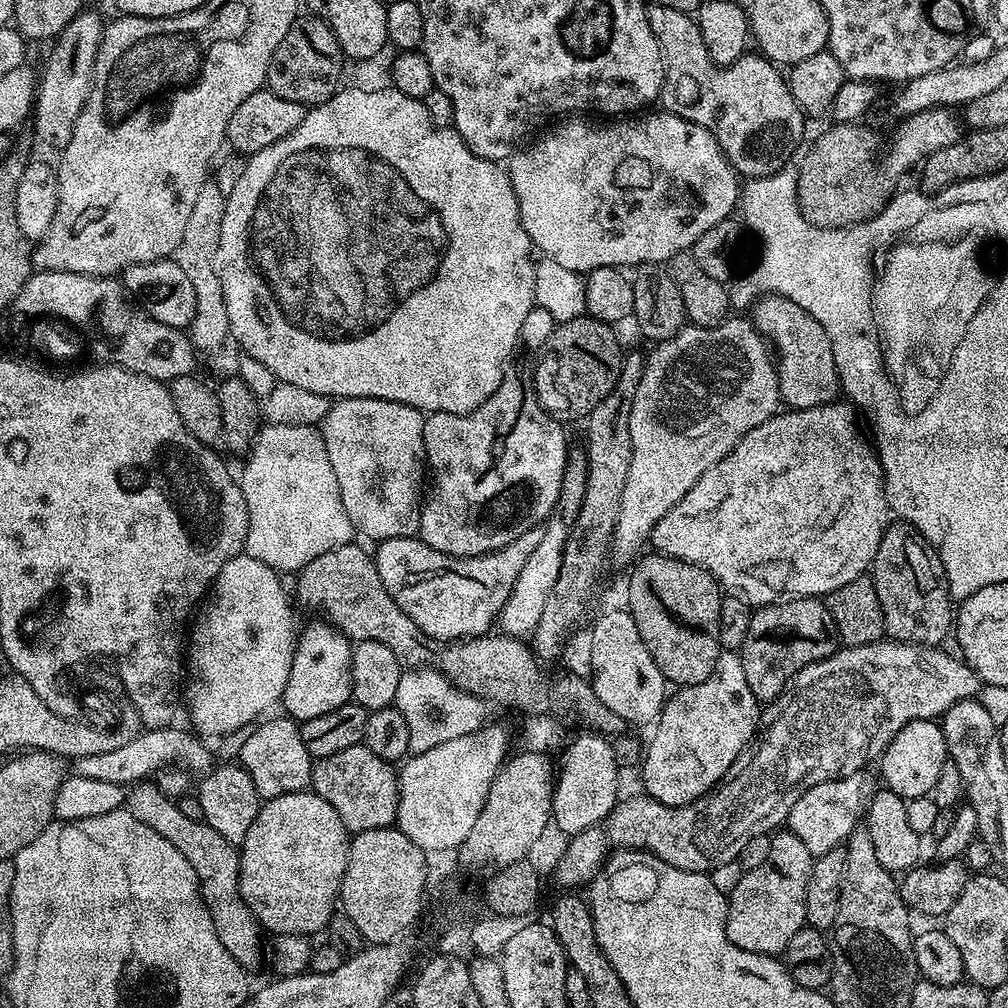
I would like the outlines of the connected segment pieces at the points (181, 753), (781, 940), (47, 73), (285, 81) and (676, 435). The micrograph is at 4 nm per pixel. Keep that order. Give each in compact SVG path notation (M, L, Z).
M176 727L150 728L141 731L140 735L130 742L126 742L126 746L118 746L118 750L110 750L110 754L90 754L86 758L78 758L74 762L75 775L82 778L98 778L101 782L135 786L155 777L156 773L169 766L179 766L192 774L207 773L214 764L207 746L204 745L207 743L199 735L191 731L183 732Z
M777 831L770 839L770 858L766 858L762 866L747 869L741 875L738 886L727 893L726 938L734 942L734 946L754 954L774 957L783 954L790 946L790 938L806 927L806 886L810 882L813 859L810 850L806 850L806 846L793 832Z
M87 10L77 12L76 17L55 37L56 49L49 54L44 64L44 73L39 73L34 99L36 136L42 143L56 150L63 150L70 142L78 114L92 88L96 51L105 27L105 21L100 21L98 13Z
M300 14L290 30L286 30L286 38L278 42L278 50L274 50L274 58L268 67L266 88L278 94L278 98L290 98L290 102L305 106L325 104L341 87L340 71L344 64L344 51L338 46L338 38L334 38L330 26L316 16Z
M735 316L713 328L685 326L669 340L659 341L652 353L647 353L642 378L634 390L634 406L630 406L632 457L630 474L626 474L626 490L622 490L622 502L612 530L610 556L613 561L631 565L641 551L639 548L651 537L656 523L687 494L690 486L694 486L710 466L722 462L754 426L762 426L762 422L781 411L773 349L751 319Z

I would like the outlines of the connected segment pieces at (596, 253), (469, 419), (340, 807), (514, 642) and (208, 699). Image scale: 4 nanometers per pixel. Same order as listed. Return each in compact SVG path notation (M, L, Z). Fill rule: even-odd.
M663 110L651 112L637 115L635 118L612 118L607 121L609 124L591 124L588 121L591 119L588 118L564 118L553 123L547 129L549 132L545 136L537 135L535 139L528 142L533 142L533 144L525 143L523 146L517 147L516 151L508 157L506 171L514 194L518 198L520 221L526 234L532 240L533 249L541 257L566 266L566 270L574 270L581 274L593 272L595 268L628 266L624 264L660 266L671 260L674 254L689 251L692 244L698 242L698 238L702 238L702 234L706 234L706 230L710 230L710 226L718 226L718 222L729 219L737 211L742 184L738 179L738 174L729 164L728 159L724 157L724 151L718 146L716 137L712 135L711 131L686 118L676 116L673 112Z
M508 374L508 375L505 375L505 378L504 378L504 381L503 381L503 382L502 382L502 383L500 383L500 386L499 386L499 388L498 388L498 390L494 390L494 394L490 394L490 398L486 398L486 402L482 402L482 406L478 406L478 407L477 407L477 408L475 408L475 409L474 409L474 411L473 411L473 412L470 412L470 413L468 413L468 415L466 415L466 416L455 416L455 415L454 415L454 414L446 414L446 413L445 413L445 412L434 412L434 413L431 413L431 414L428 414L428 415L425 415L425 418L424 418L424 458L425 458L425 461L426 461L426 468L427 468L427 471L428 471L428 472L429 472L429 473L430 473L430 483L429 483L429 484L428 484L428 485L427 485L427 488L426 488L426 495L425 495L425 496L424 496L424 497L423 497L423 500L422 500L422 503L421 503L421 505L420 505L420 530L419 530L419 533L418 533L418 536L419 536L419 539L422 539L422 540L424 540L424 541L425 541L425 542L426 542L426 546L430 546L430 547L431 547L431 548L433 548L433 549L434 549L434 550L438 550L438 551L439 551L439 552L441 552L441 553L442 553L442 554L446 554L446 555L447 555L447 556L484 556L484 555L485 555L485 554L487 554L487 553L488 553L488 552L496 552L496 551L498 551L498 550L499 550L499 548L501 548L501 547L502 547L502 546L506 546L506 545L507 545L507 544L509 544L509 543L510 543L510 542L514 542L514 538L518 538L518 534L526 534L526 530L530 530L530 529L531 529L531 528L536 528L536 527L539 527L539 526L540 526L540 525L543 525L543 524L544 524L544 523L545 523L545 521L547 521L547 518L548 518L548 515L549 515L549 514L550 514L550 513L552 513L552 511L553 511L553 510L554 510L554 506L555 506L555 505L556 505L556 503L557 503L557 502L558 502L558 498L559 498L559 497L560 497L560 491L561 491L561 490L562 490L562 478L563 478L563 477L564 477L564 470L565 470L565 468L567 468L567 466L568 466L568 458L569 458L569 455L570 455L570 447L569 447L569 448L568 448L568 440L567 440L567 438L566 438L566 437L564 437L564 428L565 428L565 425L564 425L564 424L563 424L563 423L561 423L561 421L558 421L558 420L555 420L555 419L554 419L554 417L553 417L553 416L549 416L549 415L548 415L548 413L547 413L547 412L545 412L545 410L544 410L544 407L542 407L542 406L541 406L541 405L540 405L540 400L539 400L539 399L538 399L538 397L537 397L537 396L536 396L536 390L535 390L535 387L533 387L533 385L532 385L532 384L531 384L531 383L529 383L529 381L528 381L528 380L527 380L527 379L525 379L525 377L524 377L524 376L523 376L523 375L520 375L520 374L518 374L518 375L514 375L514 376L512 376L512 375L513 375L513 374ZM518 386L520 386L520 404L518 404L518 412L516 412L516 416L514 416L514 420L512 420L512 424L510 424L510 426L508 426L508 428L506 428L506 430L500 430L500 432L496 432L496 442L494 442L494 440L490 440L490 456L488 456L488 464L486 464L486 470L482 470L482 472L480 472L480 476L478 476L478 478L476 478L476 488L474 488L474 484L472 484L472 478L470 478L470 458L466 458L466 456L470 456L470 450L474 450L474 428L488 428L488 416L494 416L494 414L496 414L496 412L498 412L498 404L500 404L500 402L502 402L502 404L506 404L506 398L510 398L510 400L508 400L508 402L512 402L512 404L516 404L516 390L518 390Z
M363 743L316 760L312 766L310 788L317 796L330 802L330 806L334 806L338 818L342 818L342 826L346 826L349 833L390 828L396 823L400 797L397 769L389 761L378 758L378 754L365 748Z
M353 542L351 544L343 544L342 546L338 546L334 550L326 550L326 554L318 554L318 558L314 558L314 562L310 562L306 565L305 568L300 569L298 575L295 577L296 580L296 596L295 599L298 601L300 599L300 604L304 608L309 608L312 612L321 612L323 619L327 621L329 625L336 628L337 631L341 632L343 636L347 636L349 641L355 642L357 640L373 640L374 642L382 642L382 646L390 646L390 650L394 650L394 654L398 659L400 659L401 665L405 669L409 668L422 668L428 665L431 667L437 668L440 673L445 675L448 670L450 672L462 672L462 668L470 668L472 672L474 672L474 656L488 656L488 654L508 654L508 656L524 656L524 651L527 650L529 645L525 643L523 639L514 637L514 636L505 636L503 634L495 634L496 636L492 636L493 634L485 634L482 636L470 636L462 640L449 640L447 642L441 642L439 640L434 640L432 637L426 635L422 629L418 627L417 624L413 622L411 618L402 611L400 607L396 605L394 602L394 598L390 598L390 594L386 590L386 586L382 586L382 578L378 578L378 570L376 569L375 559L371 555L368 556L363 552L362 549L358 546L359 543Z
M243 554L230 558L230 562L226 562L226 566L218 570L210 595L199 609L200 617L198 612L195 617L196 625L193 628L191 625L190 635L186 640L186 672L187 675L188 672L192 675L192 693L189 696L187 693L186 704L188 700L188 716L193 724L191 727L201 737L224 738L247 729L265 715L263 712L267 708L272 708L275 704L277 707L283 701L296 649L298 627L292 621L293 601L290 596L288 601L284 584L280 580L283 580L281 573L266 566L266 562L258 562L258 558Z

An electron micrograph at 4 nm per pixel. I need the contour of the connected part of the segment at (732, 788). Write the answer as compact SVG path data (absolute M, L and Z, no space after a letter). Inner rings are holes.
M879 640L879 641L876 641L874 643L867 644L866 646L856 646L856 647L844 646L844 647L841 647L840 649L837 649L835 652L833 652L831 655L827 656L825 659L820 659L818 662L810 663L810 665L803 667L802 670L800 670L798 672L798 674L796 674L792 680L789 680L788 683L786 683L783 691L781 691L779 693L779 695L777 695L775 697L775 699L769 701L763 707L763 710L761 711L761 714L760 714L760 720L757 724L756 732L755 732L751 742L747 745L747 747L744 748L742 754L740 754L738 756L738 758L736 758L734 760L734 762L730 766L730 770L728 770L726 772L726 774L723 776L723 778L719 784L717 784L715 787L711 788L710 791L708 791L706 794L700 795L698 797L698 799L694 800L694 802L688 803L686 806L682 806L682 807L666 807L665 804L659 803L658 801L654 800L652 797L649 797L649 796L641 796L642 798L632 798L626 802L621 801L620 803L617 803L616 807L613 808L611 814L608 816L608 819L604 822L603 827L597 826L594 828L585 828L583 831L575 833L569 839L571 841L567 844L566 850L563 852L562 858L559 860L559 862L556 866L556 880L557 880L557 882L560 885L566 887L566 888L563 888L566 890L574 890L574 889L576 889L576 888L574 888L576 886L581 885L581 887L583 887L583 886L586 886L586 885L591 883L593 877L595 877L596 873L599 872L600 869L603 867L603 863L607 859L607 856L608 856L608 853L610 850L610 848L607 848L607 846L604 844L604 832L602 830L604 827L605 827L604 830L606 832L607 838L614 844L614 845L612 845L613 847L621 848L624 850L642 850L642 849L644 849L645 851L652 853L653 856L662 858L662 860L666 861L666 863L668 865L676 866L677 868L682 869L682 870L690 870L691 872L707 872L707 873L709 873L712 870L716 869L718 866L725 865L726 862L730 862L730 861L734 861L734 860L739 859L739 856L740 856L742 850L745 848L746 843L750 842L750 839L752 839L754 837L769 835L770 833L777 831L787 821L788 816L789 816L789 812L790 812L790 810L793 809L794 803L797 802L798 798L800 798L806 790L812 788L814 785L820 785L822 782L832 781L832 780L843 780L846 777L853 776L853 774L855 774L856 772L863 771L863 769L865 769L868 766L868 765L866 765L868 762L872 761L872 763L873 763L876 759L879 759L881 753L883 753L885 750L885 746L888 745L889 742L893 740L894 735L897 734L898 730L902 730L902 727L908 725L912 721L937 719L938 717L941 717L944 714L946 709L949 709L950 706L957 704L958 701L973 699L974 697L977 697L979 695L979 692L983 688L983 684L982 684L981 680L978 678L978 676L976 674L974 674L972 668L969 667L968 664L964 663L964 661L962 661L959 657L954 656L954 658L952 658L948 653L944 652L944 650L945 649L942 649L942 648L939 648L936 646L931 646L931 645L906 644L906 643L902 643L900 641Z

